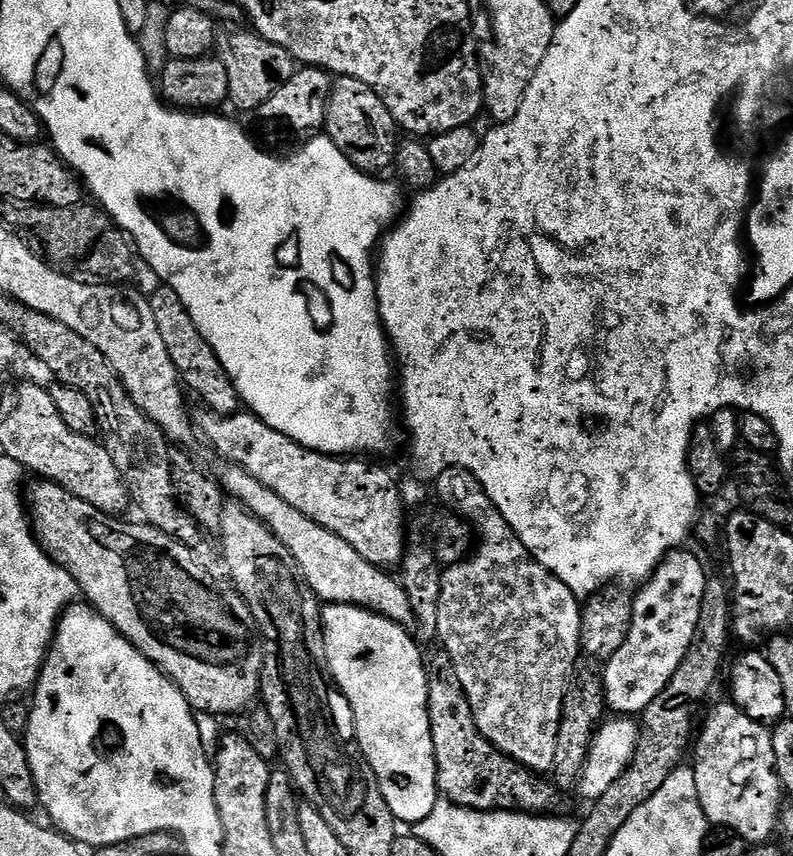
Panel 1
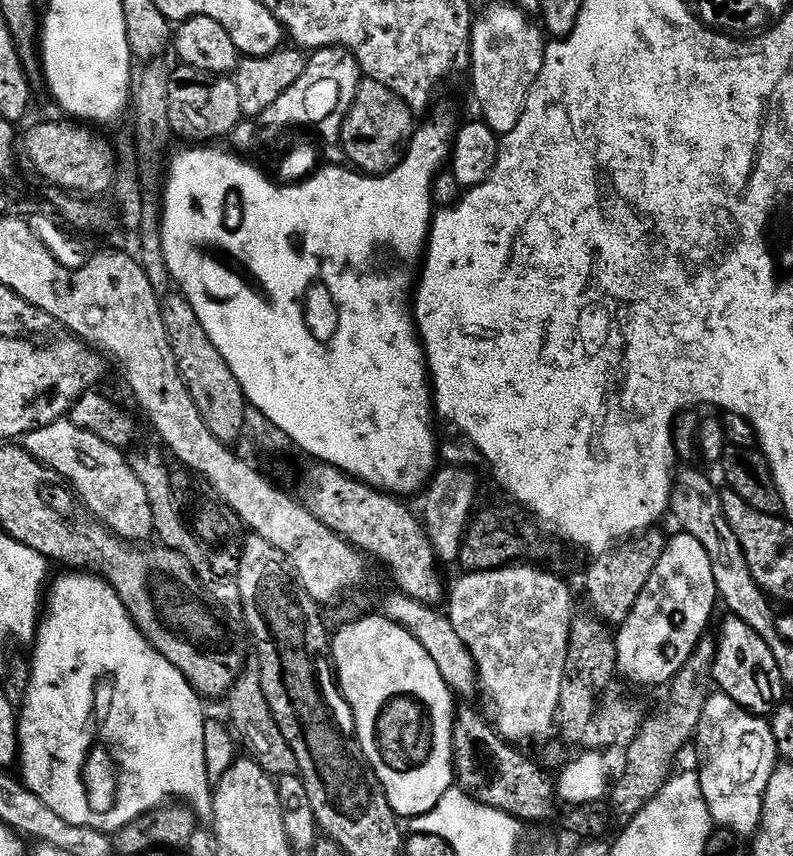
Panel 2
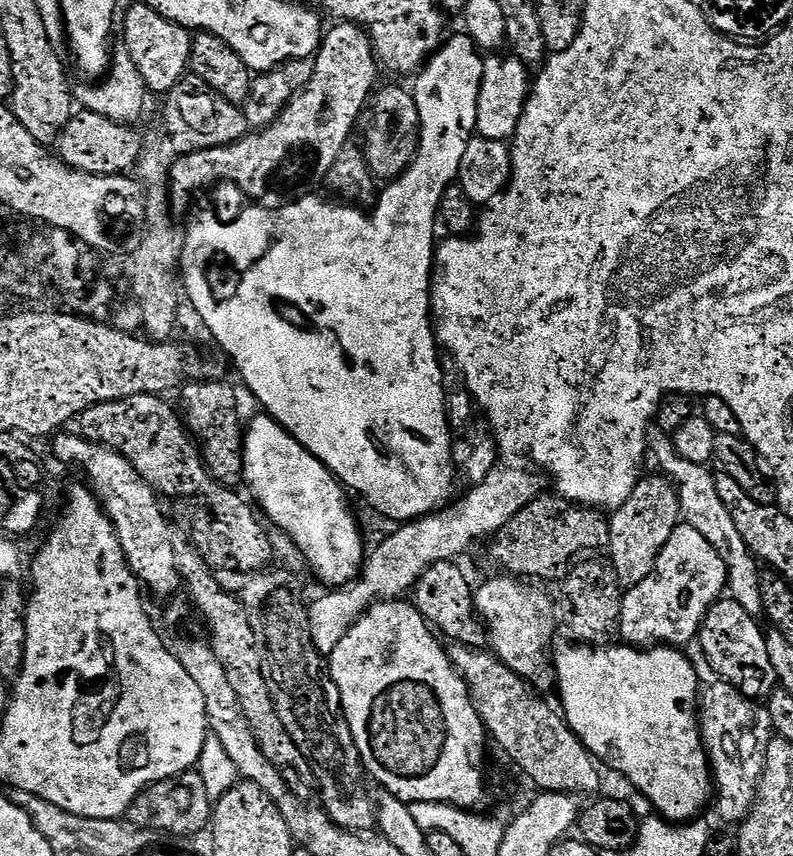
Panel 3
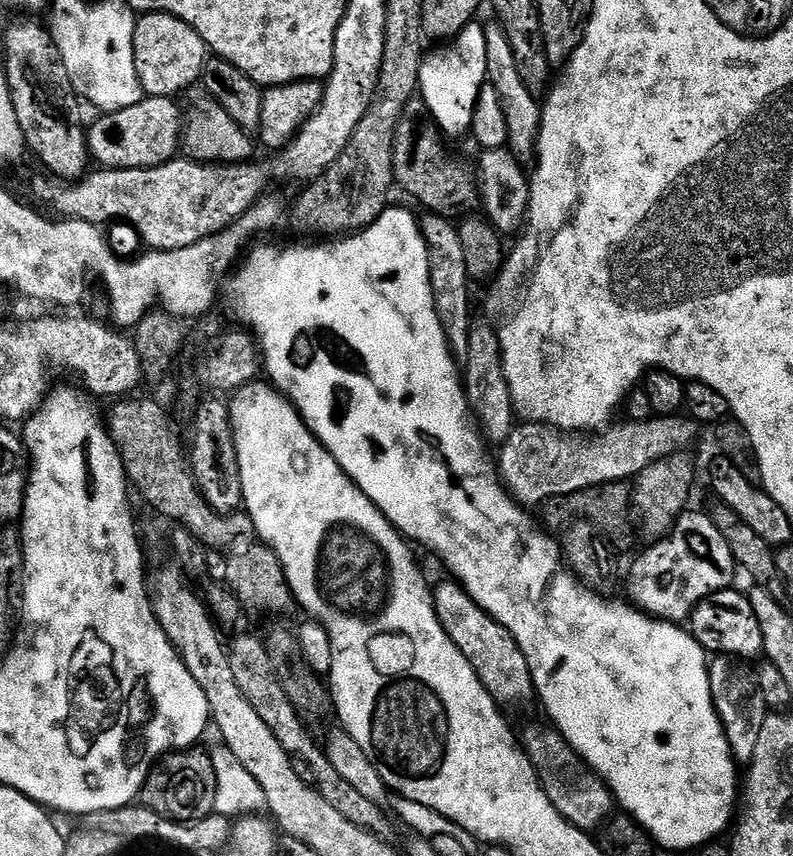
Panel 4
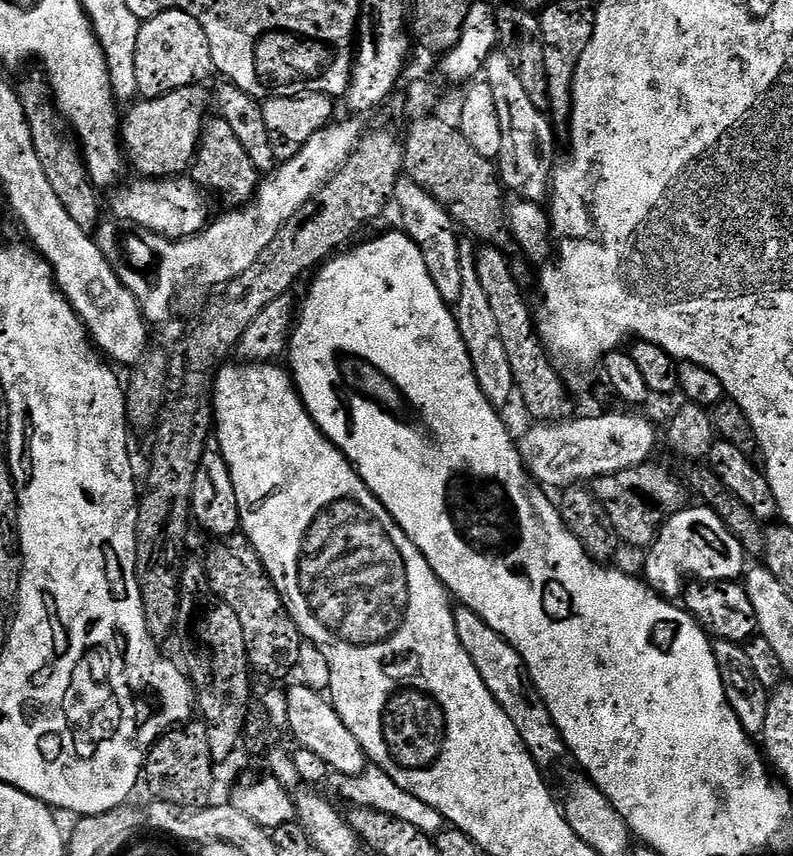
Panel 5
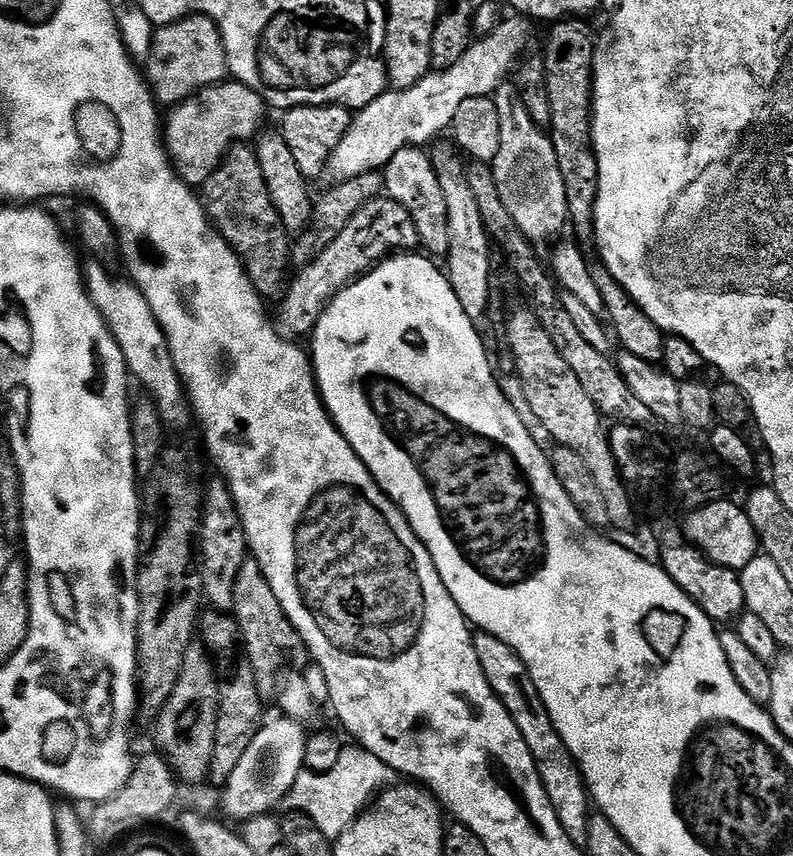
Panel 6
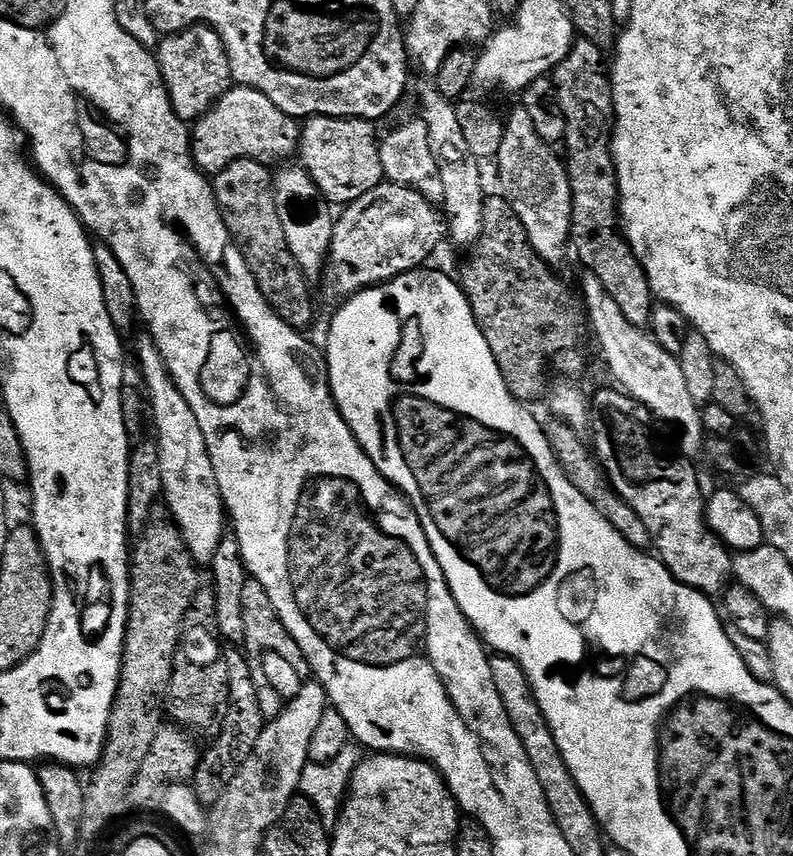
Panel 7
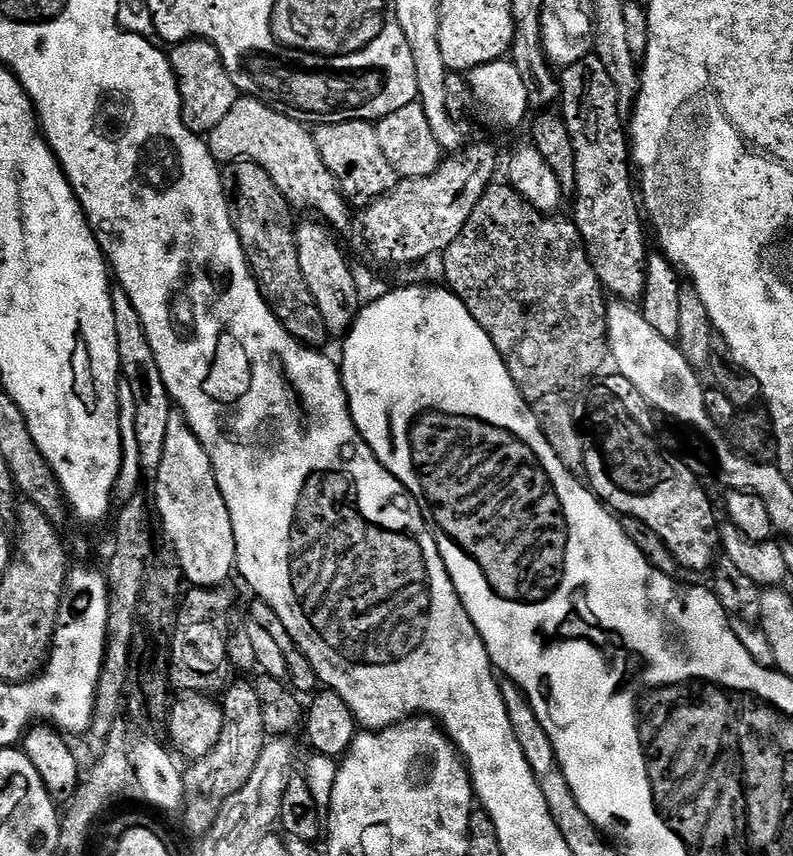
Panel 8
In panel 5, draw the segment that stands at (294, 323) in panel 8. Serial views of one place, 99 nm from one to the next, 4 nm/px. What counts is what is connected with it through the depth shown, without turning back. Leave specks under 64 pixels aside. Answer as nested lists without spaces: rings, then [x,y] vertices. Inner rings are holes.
[[[223,118],[216,120],[214,126],[210,124],[205,127],[200,138],[200,147],[196,149],[196,158],[192,162],[190,176],[201,188],[213,188],[224,199],[225,209],[242,209],[253,201],[256,189],[262,181],[262,173],[251,162],[250,155],[239,142],[229,122]]]

